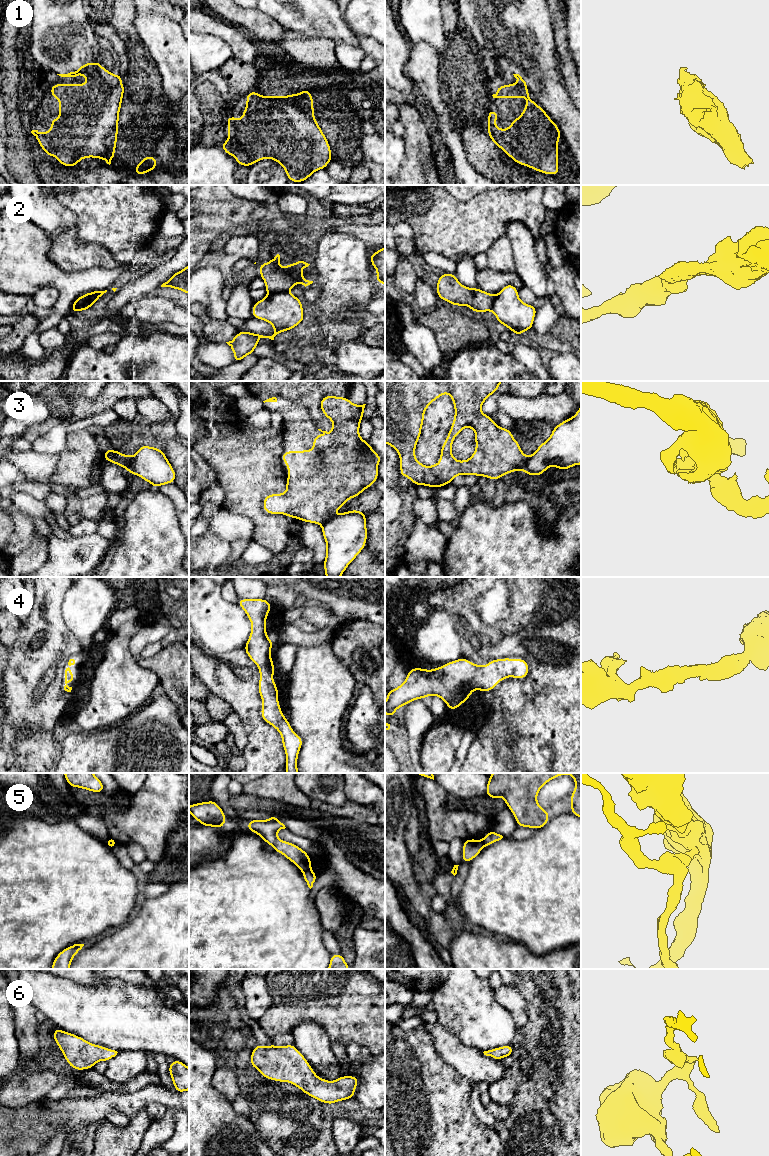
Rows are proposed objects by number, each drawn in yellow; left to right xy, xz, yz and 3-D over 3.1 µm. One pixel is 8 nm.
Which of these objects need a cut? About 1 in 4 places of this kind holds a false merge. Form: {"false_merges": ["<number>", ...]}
{"false_merges": ["2", "3", "5"]}

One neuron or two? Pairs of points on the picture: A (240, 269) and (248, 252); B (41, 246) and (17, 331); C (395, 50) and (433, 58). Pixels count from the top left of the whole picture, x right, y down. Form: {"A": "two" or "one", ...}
{"A": "two", "B": "two", "C": "two"}

